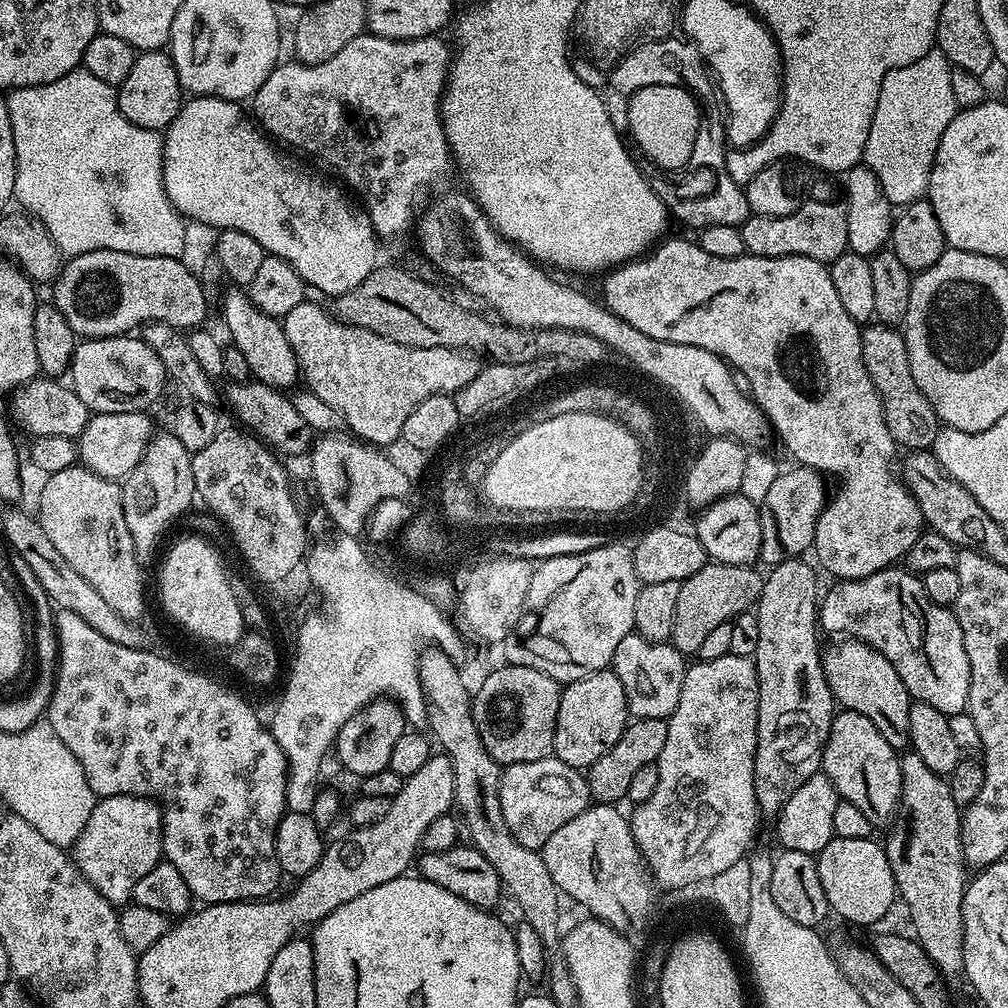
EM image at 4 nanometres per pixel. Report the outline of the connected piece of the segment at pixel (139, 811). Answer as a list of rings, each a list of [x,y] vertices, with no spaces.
[[[106,796],[97,799],[82,834],[70,846],[76,869],[114,906],[131,901],[138,878],[161,863],[164,843],[164,818],[157,801],[146,796]]]

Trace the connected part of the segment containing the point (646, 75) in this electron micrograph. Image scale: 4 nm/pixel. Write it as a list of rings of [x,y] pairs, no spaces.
[[[669,38],[667,40],[654,40],[651,44],[641,44],[632,49],[619,64],[611,69],[612,77],[607,77],[607,87],[612,87],[613,96],[607,97],[608,117],[614,130],[624,134],[630,126],[627,117],[628,99],[633,93],[646,86],[674,86],[679,90],[696,88],[700,80],[692,76],[702,68],[702,59],[697,48],[683,39]]]

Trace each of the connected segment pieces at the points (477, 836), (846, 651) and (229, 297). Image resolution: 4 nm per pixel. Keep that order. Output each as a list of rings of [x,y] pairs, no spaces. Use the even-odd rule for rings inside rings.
[[[428,646],[420,654],[420,685],[424,691],[424,700],[428,704],[427,725],[432,726],[431,735],[435,743],[442,747],[443,755],[450,758],[454,766],[454,801],[455,807],[460,807],[458,811],[459,819],[468,827],[468,832],[472,835],[471,843],[477,850],[491,862],[494,870],[498,870],[503,891],[508,892],[516,899],[516,904],[520,907],[520,916],[530,926],[534,926],[534,931],[538,933],[538,938],[544,943],[545,949],[552,950],[559,945],[562,939],[562,927],[560,928],[560,900],[561,893],[558,891],[554,878],[550,878],[550,870],[546,870],[546,862],[543,855],[537,849],[522,846],[512,834],[510,834],[506,822],[502,818],[502,808],[500,806],[500,773],[501,765],[486,754],[486,746],[482,746],[482,738],[474,726],[472,717],[472,697],[470,688],[464,685],[464,676],[459,672],[457,661],[451,660],[449,656],[440,648]]]
[[[840,638],[837,641],[837,644],[832,644],[829,648],[827,645],[822,652],[824,677],[832,692],[833,701],[841,709],[870,718],[870,722],[878,726],[882,738],[886,738],[892,748],[907,749],[909,710],[914,701],[908,695],[902,678],[898,678],[898,670],[894,670],[892,663],[881,652],[860,640]]]
[[[236,286],[229,289],[224,296],[224,324],[232,335],[230,344],[242,352],[251,375],[257,381],[281,390],[295,389],[302,376],[302,364],[296,360],[295,352],[284,333],[283,323],[275,316],[262,314],[254,306],[247,291]]]

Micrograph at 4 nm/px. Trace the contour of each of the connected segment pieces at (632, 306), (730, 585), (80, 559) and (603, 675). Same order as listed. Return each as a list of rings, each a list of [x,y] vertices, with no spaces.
[[[667,240],[657,243],[643,256],[637,256],[635,260],[629,260],[628,263],[611,269],[603,277],[605,280],[602,303],[611,312],[618,314],[618,318],[622,318],[622,322],[630,322],[630,326],[634,326],[634,330],[642,330],[642,334],[646,334],[650,338],[658,338],[686,346],[702,346],[712,350],[728,361],[737,373],[745,375],[748,383],[747,391],[750,393],[751,399],[755,400],[756,405],[764,413],[764,419],[770,425],[771,431],[773,428],[780,435],[785,450],[796,459],[793,461],[797,465],[808,466],[813,463],[812,444],[816,444],[816,448],[820,451],[820,456],[828,468],[835,466],[836,452],[852,452],[844,464],[844,481],[841,482],[836,497],[833,500],[831,497],[825,503],[822,514],[816,523],[814,553],[816,552],[817,558],[820,559],[821,565],[819,564],[819,567],[821,569],[824,567],[836,580],[857,580],[883,568],[891,568],[897,562],[903,561],[914,546],[914,542],[918,542],[920,533],[925,531],[924,516],[920,512],[918,502],[908,492],[908,487],[898,479],[897,473],[894,471],[894,464],[892,468],[891,462],[886,457],[876,453],[897,451],[898,446],[894,442],[890,430],[886,430],[886,418],[882,410],[880,395],[878,390],[874,390],[874,382],[870,382],[870,374],[866,374],[866,366],[862,362],[861,325],[857,324],[854,318],[850,318],[850,314],[846,314],[845,308],[842,307],[842,301],[838,298],[838,290],[834,290],[829,265],[820,264],[814,258],[806,258],[805,256],[753,256],[745,254],[734,258],[714,258],[710,254],[706,254],[706,250],[702,250],[699,243],[692,241],[691,244],[688,240]]]
[[[709,562],[702,566],[702,570],[698,570],[698,574],[690,574],[690,578],[680,581],[678,603],[674,605],[674,630],[670,641],[673,646],[685,654],[695,653],[702,638],[706,638],[706,634],[710,634],[710,630],[731,622],[738,614],[749,611],[759,601],[760,591],[764,588],[764,576],[756,573],[756,570],[755,567],[747,564]]]
[[[73,466],[43,481],[38,519],[54,542],[58,554],[98,590],[99,596],[122,618],[139,621],[144,612],[144,576],[135,556],[134,542],[124,516],[122,488],[117,481],[94,474],[89,468]]]
[[[605,670],[569,680],[560,694],[552,751],[557,760],[566,762],[566,766],[586,770],[598,762],[598,758],[602,758],[602,754],[606,754],[606,750],[618,742],[618,738],[622,738],[629,723],[626,690],[622,690],[618,674]]]

